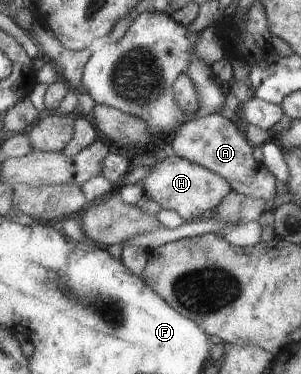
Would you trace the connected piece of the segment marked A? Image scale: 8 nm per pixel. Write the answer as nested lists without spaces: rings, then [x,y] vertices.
[[[220,114],[203,115],[186,122],[170,136],[169,146],[173,154],[187,159],[204,169],[213,171],[230,182],[233,192],[263,201],[275,199],[276,178],[258,164],[253,157],[252,145],[247,141],[240,124]]]

